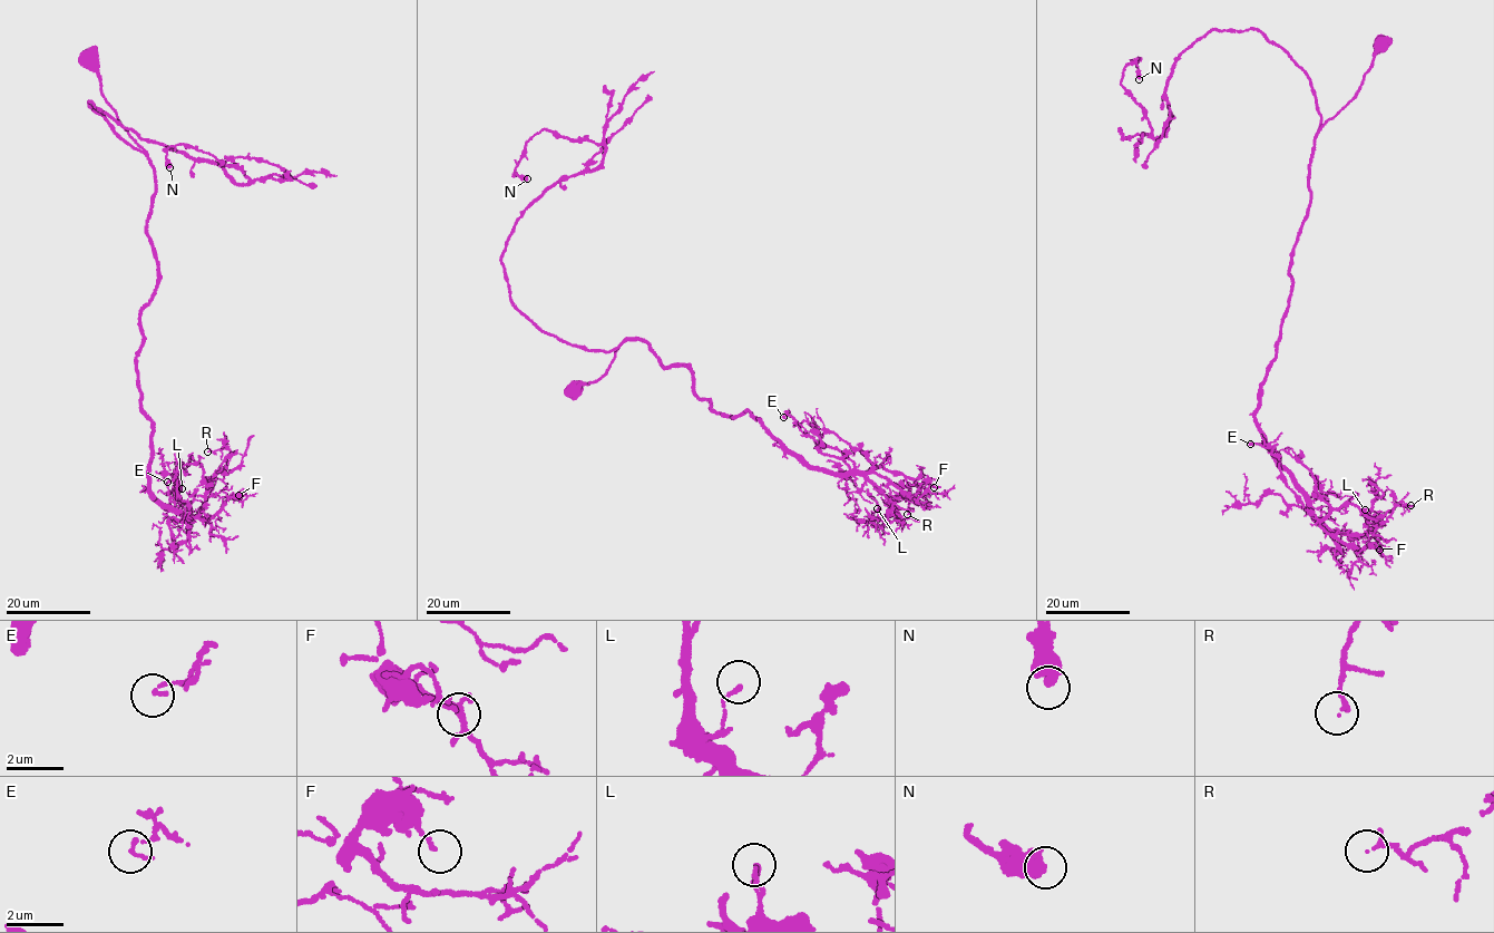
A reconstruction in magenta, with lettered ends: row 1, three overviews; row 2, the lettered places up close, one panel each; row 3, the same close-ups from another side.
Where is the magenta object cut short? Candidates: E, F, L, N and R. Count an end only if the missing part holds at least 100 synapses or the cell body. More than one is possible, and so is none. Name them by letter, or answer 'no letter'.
no letter

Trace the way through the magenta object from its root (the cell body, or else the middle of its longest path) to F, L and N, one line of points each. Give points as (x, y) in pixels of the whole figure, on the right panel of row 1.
F: (1382, 42), (1357, 91), (1316, 137), (1292, 291), (1255, 414), (1266, 448), (1324, 528), (1379, 550)
L: (1382, 42), (1357, 91), (1316, 137), (1292, 291), (1255, 414), (1314, 516), (1358, 537), (1365, 509)
N: (1382, 42), (1319, 129), (1310, 78), (1256, 29), (1180, 52), (1158, 137), (1121, 83), (1138, 57), (1139, 79)

